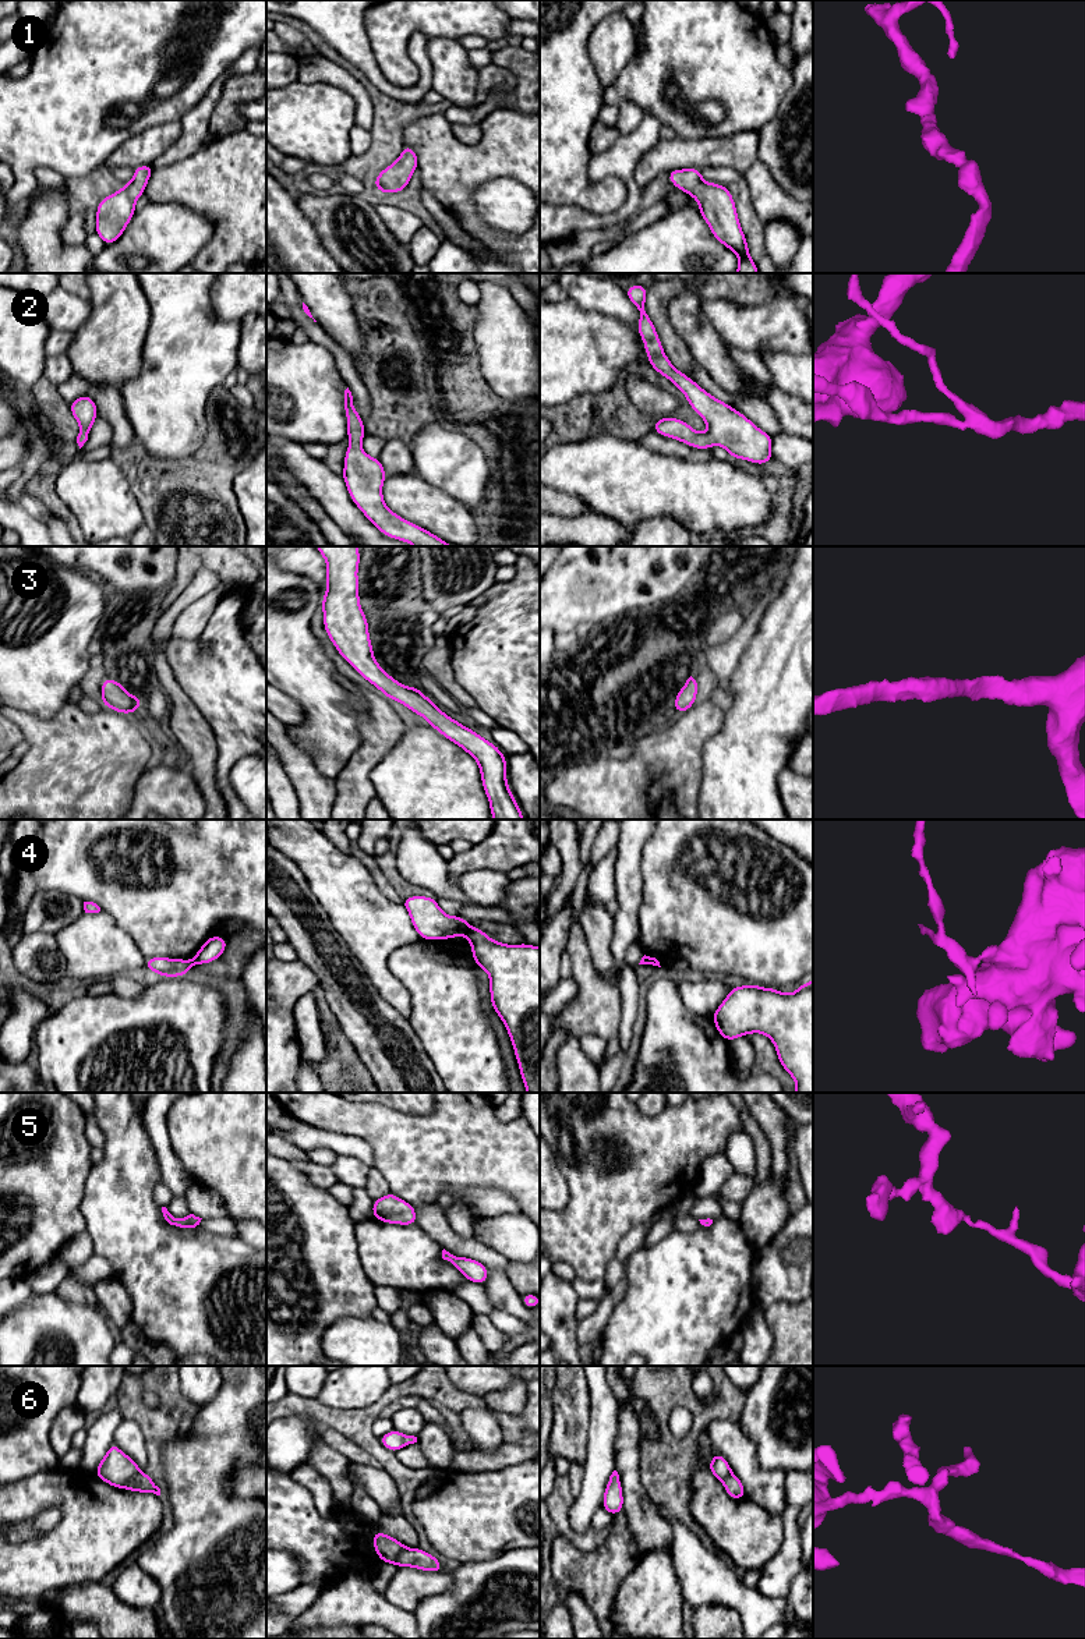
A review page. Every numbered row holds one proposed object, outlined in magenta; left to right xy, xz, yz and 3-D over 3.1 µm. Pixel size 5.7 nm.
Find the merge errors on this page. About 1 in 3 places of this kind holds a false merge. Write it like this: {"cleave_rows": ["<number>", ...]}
{"cleave_rows": ["4", "6"]}

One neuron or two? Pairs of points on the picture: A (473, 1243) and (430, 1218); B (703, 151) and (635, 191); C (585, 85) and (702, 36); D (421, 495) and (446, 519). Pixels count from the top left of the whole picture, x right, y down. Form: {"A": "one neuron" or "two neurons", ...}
{"A": "one neuron", "B": "two neurons", "C": "two neurons", "D": "one neuron"}

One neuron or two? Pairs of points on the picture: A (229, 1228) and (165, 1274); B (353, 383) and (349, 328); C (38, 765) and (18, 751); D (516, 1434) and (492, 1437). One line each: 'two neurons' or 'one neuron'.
A: two neurons
B: two neurons
C: two neurons
D: two neurons

